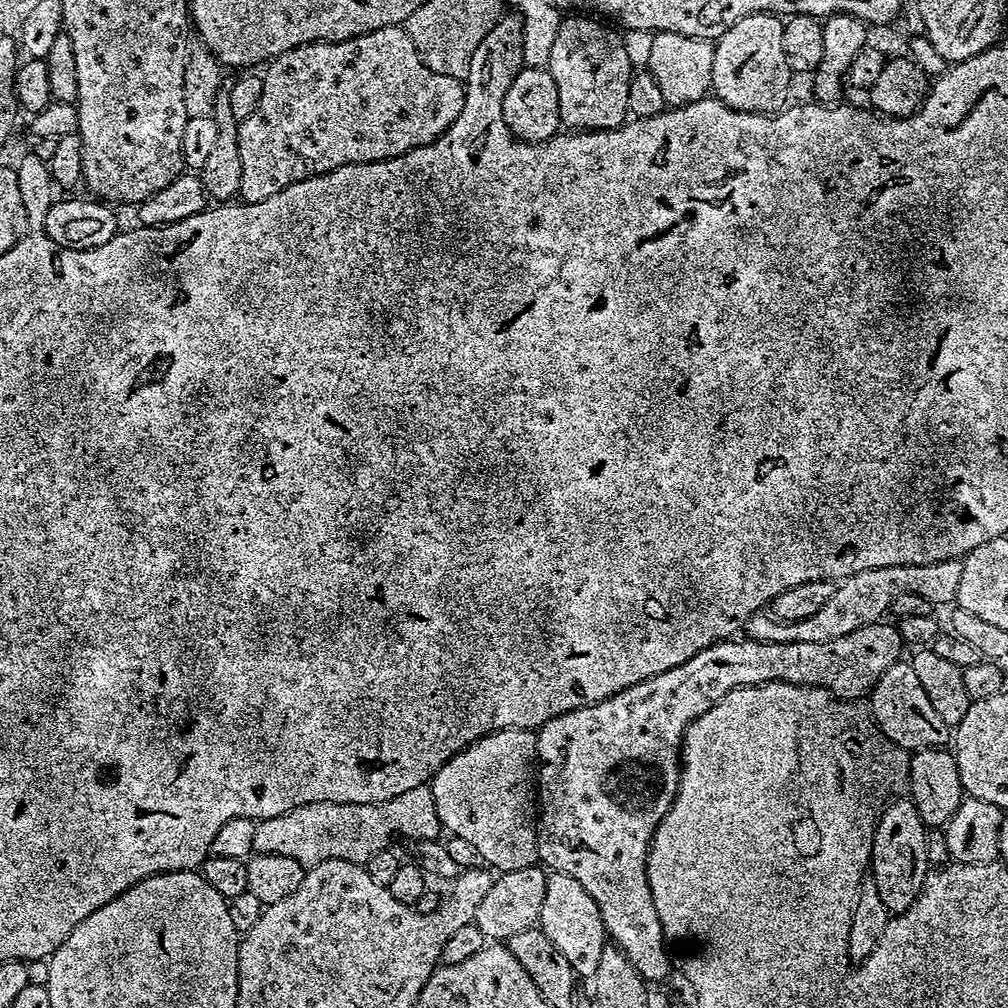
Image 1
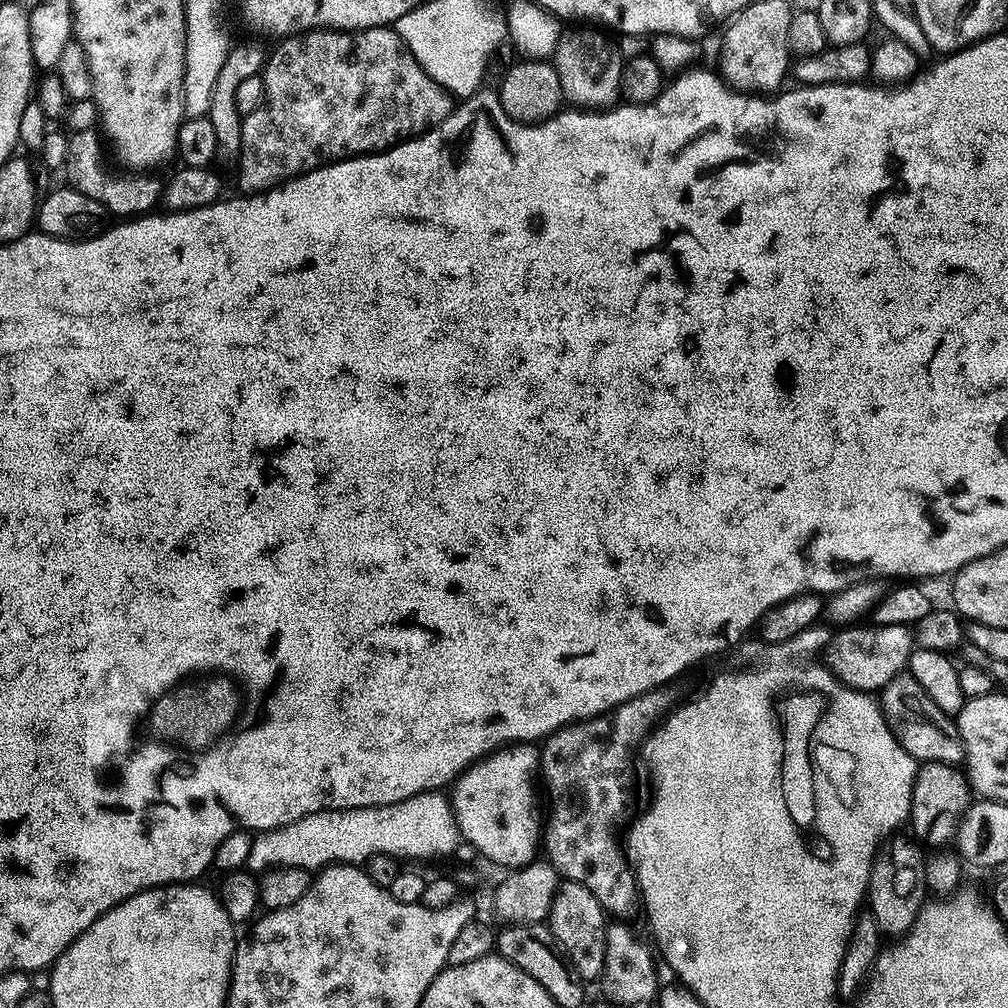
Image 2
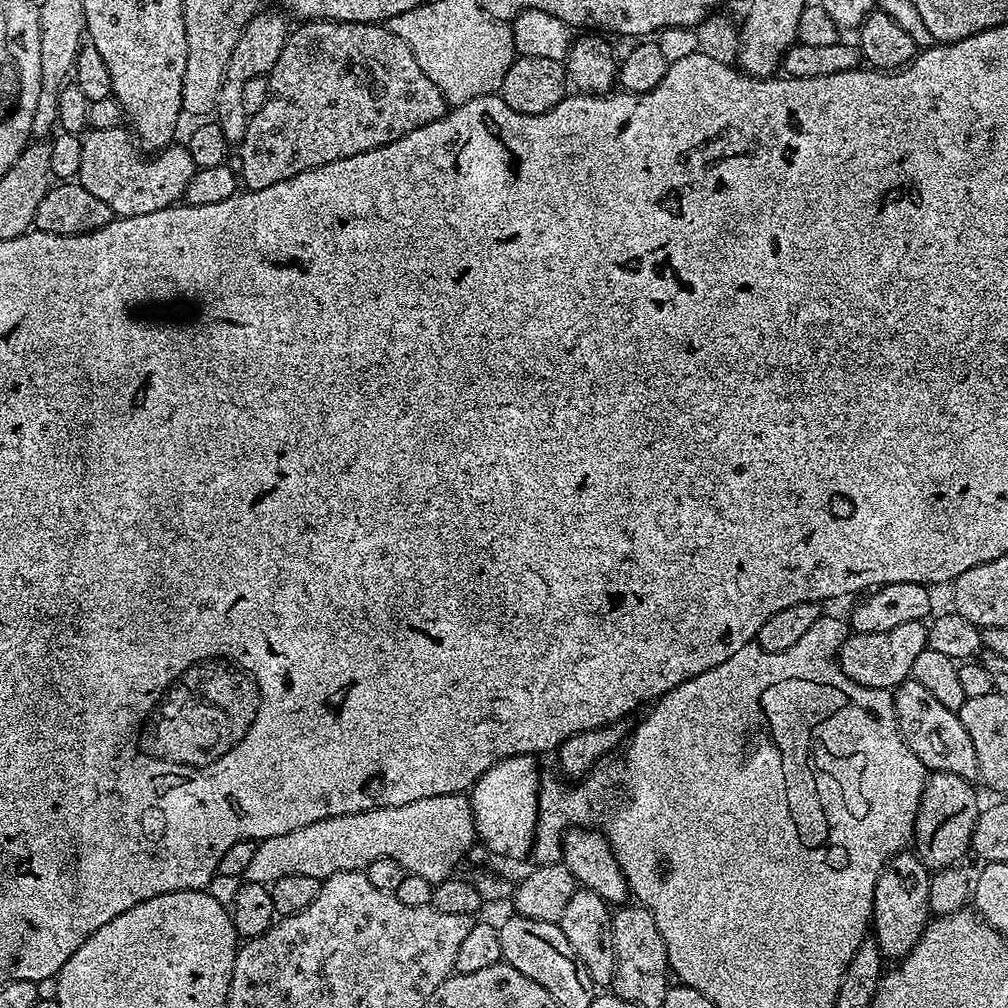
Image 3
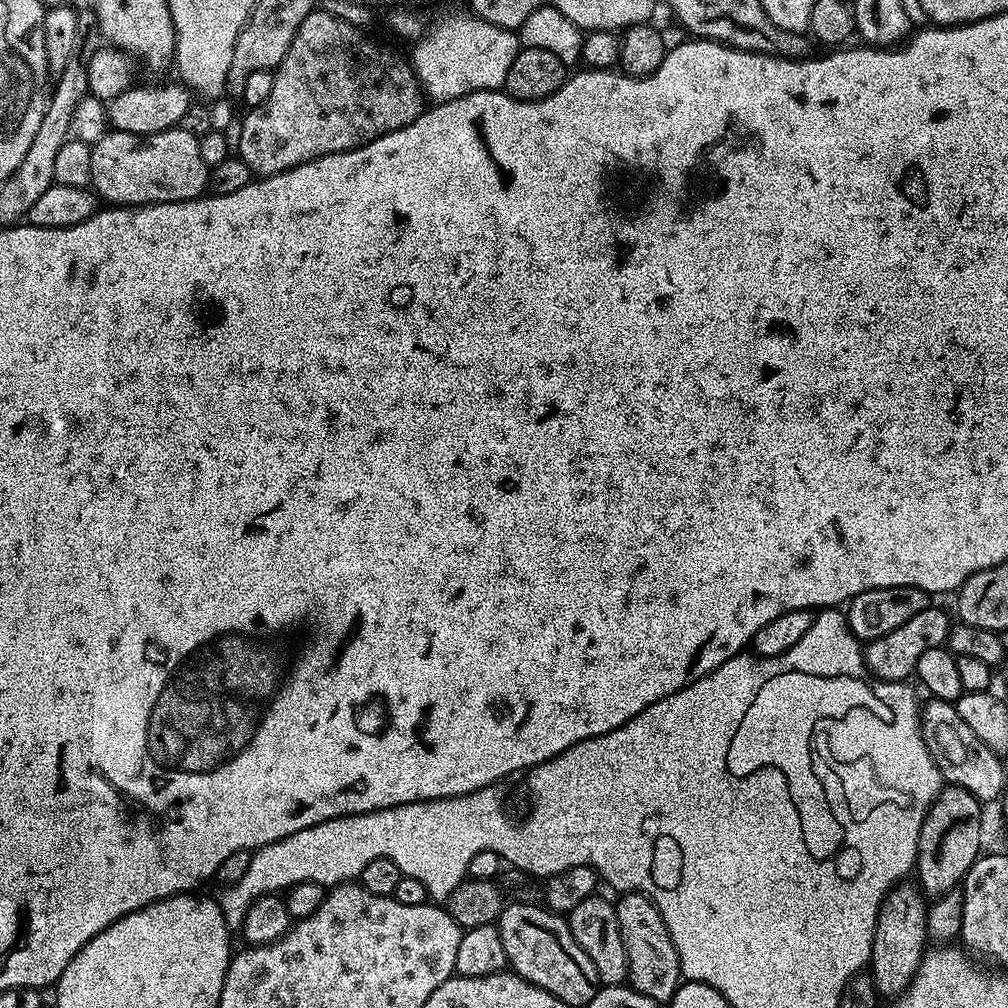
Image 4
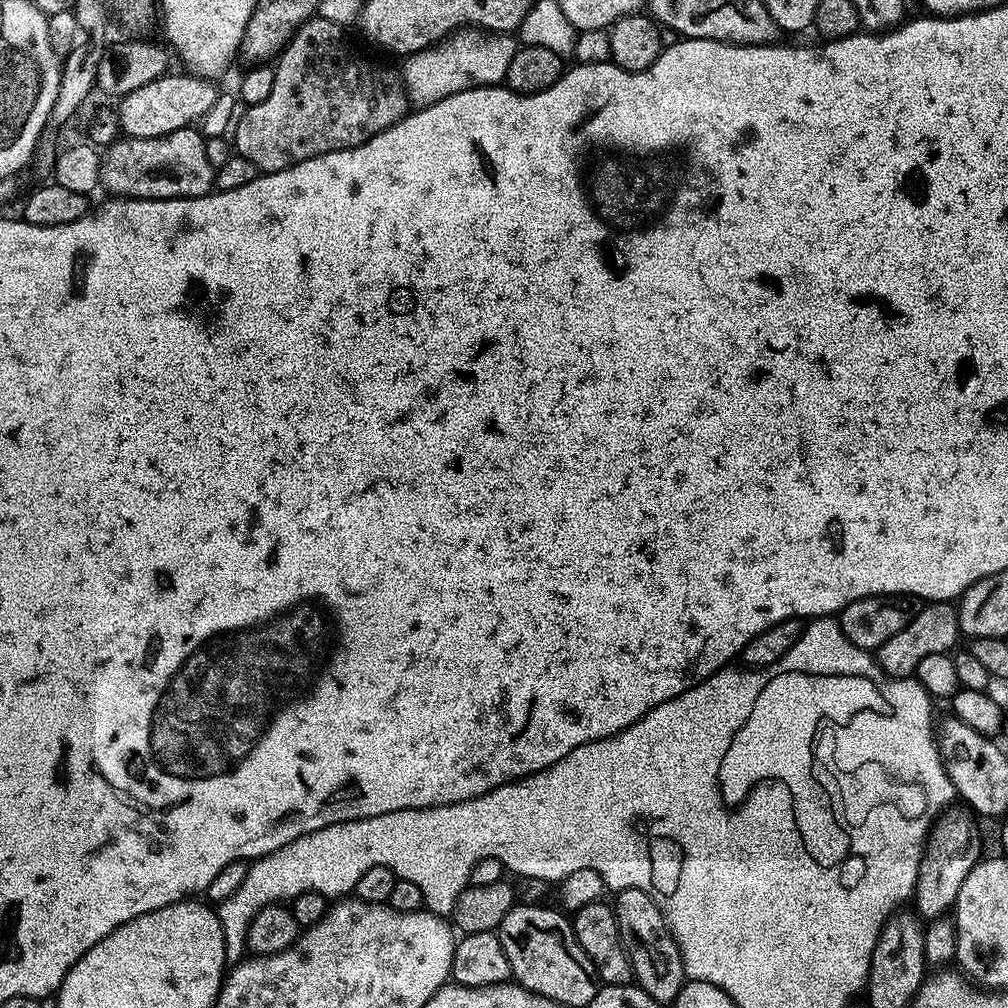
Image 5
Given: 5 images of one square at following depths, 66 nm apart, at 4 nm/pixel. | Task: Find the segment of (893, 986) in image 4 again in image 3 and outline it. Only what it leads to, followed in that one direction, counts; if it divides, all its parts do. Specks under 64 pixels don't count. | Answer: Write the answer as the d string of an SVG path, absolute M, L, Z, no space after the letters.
M915 851L897 852L880 871L878 882L874 886L874 902L870 921L874 939L880 947L881 957L899 961L908 955L908 951L920 940L924 925L930 919L928 911L928 878L930 869L920 861Z

